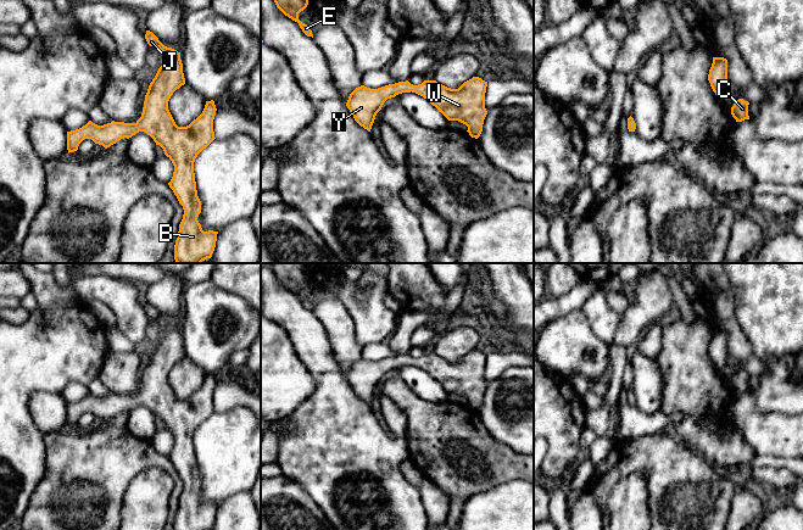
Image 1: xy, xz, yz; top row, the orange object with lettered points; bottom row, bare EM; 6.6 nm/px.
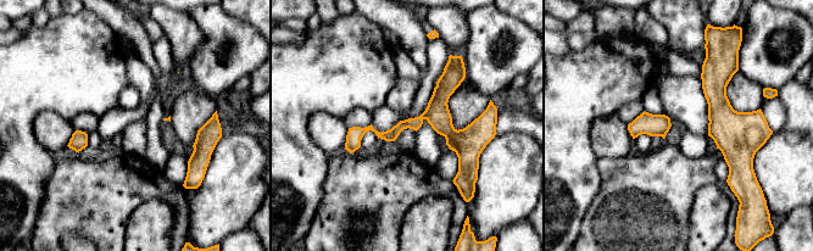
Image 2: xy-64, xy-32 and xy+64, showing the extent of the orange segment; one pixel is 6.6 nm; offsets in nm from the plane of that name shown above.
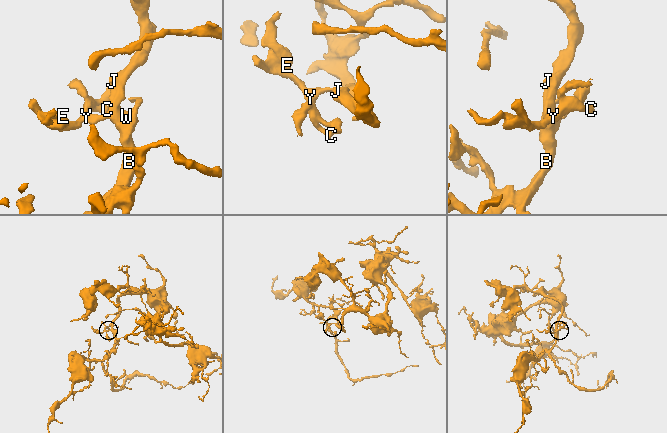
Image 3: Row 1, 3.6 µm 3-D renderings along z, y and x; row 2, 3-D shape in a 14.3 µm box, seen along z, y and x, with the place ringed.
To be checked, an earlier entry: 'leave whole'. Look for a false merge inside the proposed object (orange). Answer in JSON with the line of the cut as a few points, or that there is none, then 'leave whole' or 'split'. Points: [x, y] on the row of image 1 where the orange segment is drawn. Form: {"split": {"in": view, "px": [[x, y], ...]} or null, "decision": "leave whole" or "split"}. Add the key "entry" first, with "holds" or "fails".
{"entry": "holds", "split": null, "decision": "leave whole"}

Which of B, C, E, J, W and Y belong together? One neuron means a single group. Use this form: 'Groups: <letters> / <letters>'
Groups: B C E J W Y

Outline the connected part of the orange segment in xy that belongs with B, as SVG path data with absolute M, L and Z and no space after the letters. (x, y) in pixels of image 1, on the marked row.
M146 30L145 39L150 46L162 51L163 61L149 85L141 117L135 123L112 121L104 125L89 121L82 128L67 132L67 150L68 154L77 151L84 139L91 139L107 149L139 132L150 135L174 166L168 185L184 210L174 245L174 260L177 263L201 263L212 257L218 231L203 231L197 221L201 201L196 190L194 162L216 139L213 119L217 108L213 100L206 101L196 119L186 127L178 127L168 110L168 101L185 84L180 52L164 46L150 30Z

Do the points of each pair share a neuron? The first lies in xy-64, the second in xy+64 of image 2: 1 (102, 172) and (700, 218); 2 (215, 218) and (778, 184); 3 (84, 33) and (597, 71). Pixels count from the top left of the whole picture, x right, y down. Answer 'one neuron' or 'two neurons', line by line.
1: two neurons
2: one neuron
3: one neuron

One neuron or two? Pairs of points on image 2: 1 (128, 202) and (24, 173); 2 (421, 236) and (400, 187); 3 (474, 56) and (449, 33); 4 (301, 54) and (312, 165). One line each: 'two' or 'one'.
1: two
2: two
3: two
4: one

